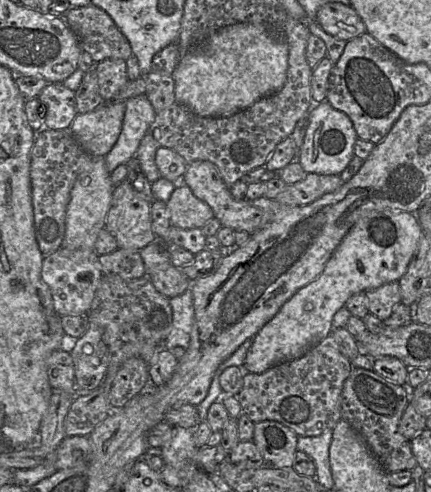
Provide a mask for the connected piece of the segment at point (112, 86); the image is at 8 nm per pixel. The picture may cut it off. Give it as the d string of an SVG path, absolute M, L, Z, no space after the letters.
M106 59L95 65L99 93L104 102L112 102L128 82L126 65L126 61L121 59Z

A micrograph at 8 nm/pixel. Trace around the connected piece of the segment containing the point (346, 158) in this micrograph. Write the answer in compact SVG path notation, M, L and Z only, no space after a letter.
M326 101L314 103L308 112L309 125L298 153L298 163L307 174L340 175L354 157L357 133L350 118Z

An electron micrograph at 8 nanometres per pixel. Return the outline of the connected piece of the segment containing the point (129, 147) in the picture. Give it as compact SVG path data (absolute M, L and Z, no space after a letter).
M146 95L128 99L122 123L121 133L115 145L105 156L108 172L111 174L121 164L126 164L135 157L144 136L155 120L156 113Z

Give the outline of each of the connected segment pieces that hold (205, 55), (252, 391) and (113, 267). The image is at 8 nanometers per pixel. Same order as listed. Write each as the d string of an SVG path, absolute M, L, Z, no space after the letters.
M264 25L222 28L183 56L172 74L175 100L202 117L227 117L279 92L287 80L289 47L269 36Z
M330 334L298 359L280 363L264 373L255 374L244 371L243 386L237 394L241 413L254 423L272 420L283 424L299 437L319 436L326 430L333 429L341 419L342 389L353 366L339 350Z
M118 248L109 254L99 255L97 261L105 275L118 275L126 280L145 276L143 259L137 249Z

